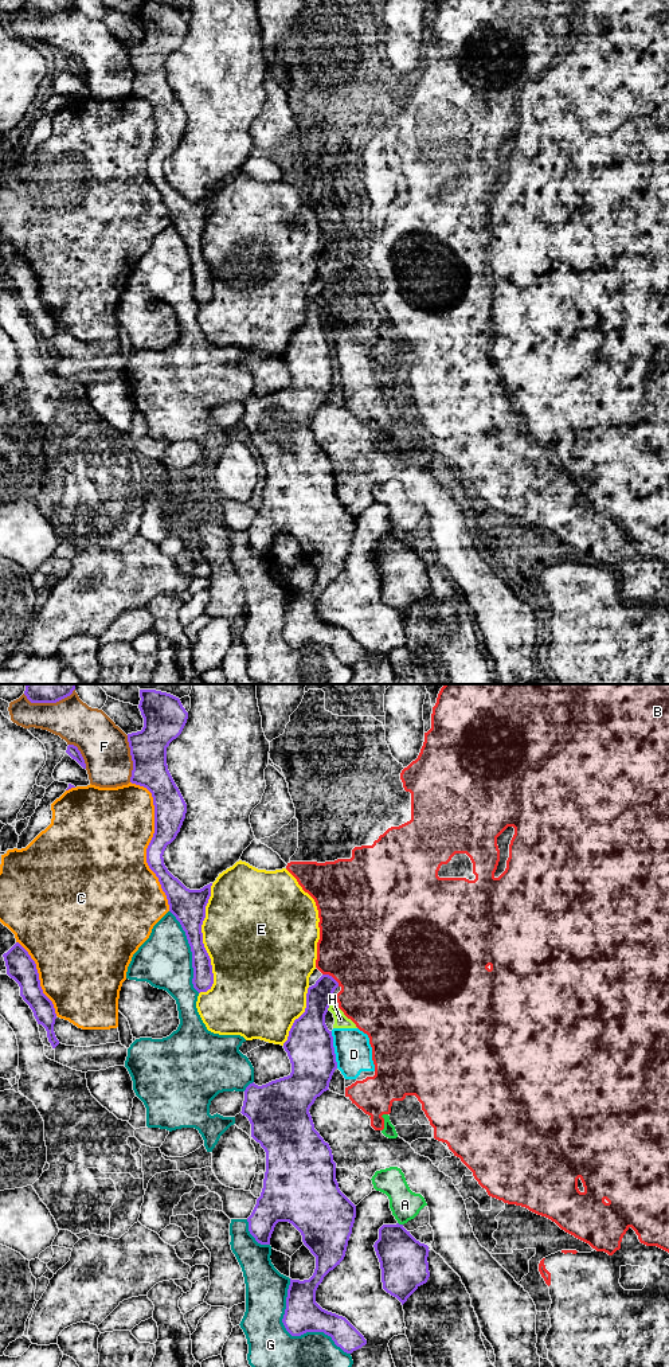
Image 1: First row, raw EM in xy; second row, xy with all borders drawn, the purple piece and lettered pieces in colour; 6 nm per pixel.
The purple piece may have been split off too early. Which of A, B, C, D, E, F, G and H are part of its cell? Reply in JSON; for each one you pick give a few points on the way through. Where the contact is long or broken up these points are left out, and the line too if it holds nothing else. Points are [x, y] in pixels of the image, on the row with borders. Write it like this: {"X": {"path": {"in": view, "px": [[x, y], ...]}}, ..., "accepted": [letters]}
{"accepted": []}

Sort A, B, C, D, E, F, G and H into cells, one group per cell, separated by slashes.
A D H / B / C / E / F / G

